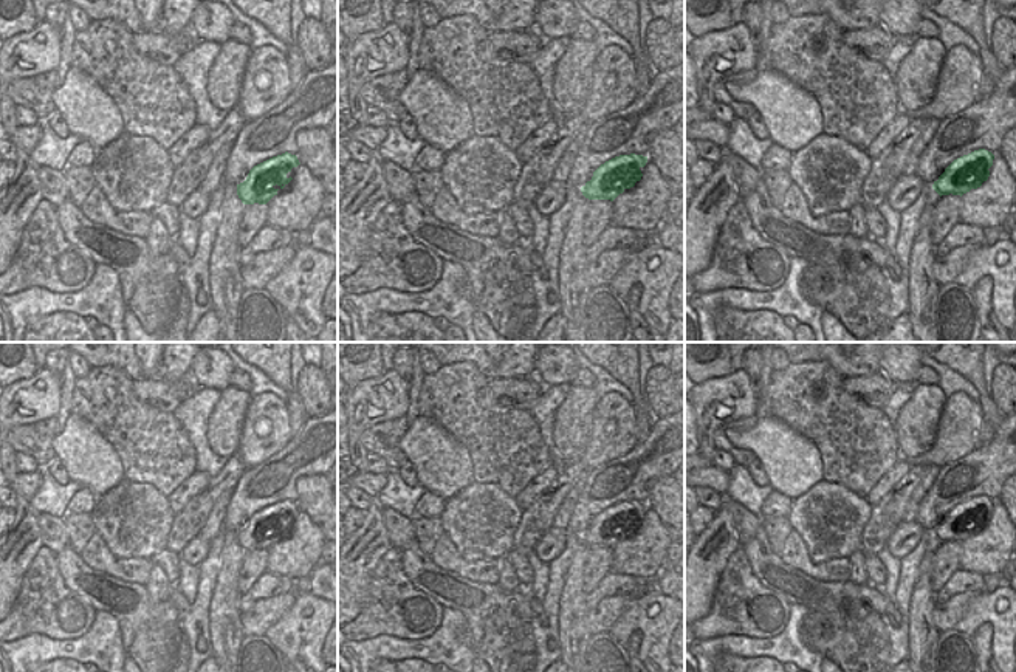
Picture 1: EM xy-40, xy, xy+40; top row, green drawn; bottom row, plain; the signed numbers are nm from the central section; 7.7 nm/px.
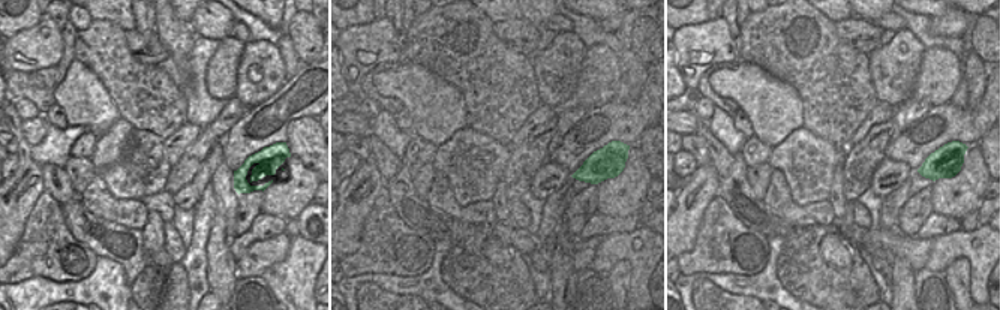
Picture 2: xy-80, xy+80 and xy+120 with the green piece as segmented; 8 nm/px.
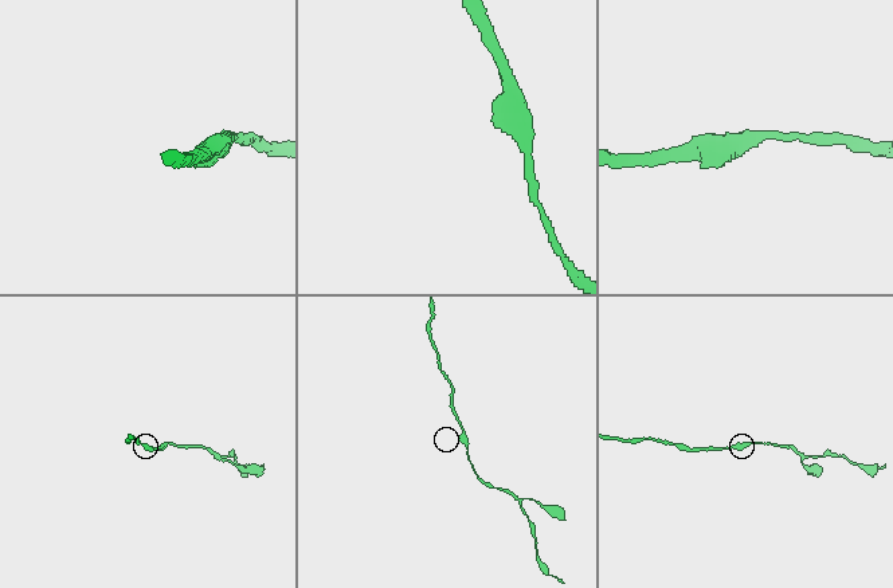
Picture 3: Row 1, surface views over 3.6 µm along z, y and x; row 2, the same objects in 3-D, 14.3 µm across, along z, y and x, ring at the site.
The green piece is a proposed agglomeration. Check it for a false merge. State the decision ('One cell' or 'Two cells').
One cell.

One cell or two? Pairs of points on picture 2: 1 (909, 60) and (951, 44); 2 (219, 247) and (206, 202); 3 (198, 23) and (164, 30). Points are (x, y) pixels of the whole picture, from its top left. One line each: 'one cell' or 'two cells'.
1: two cells
2: two cells
3: two cells

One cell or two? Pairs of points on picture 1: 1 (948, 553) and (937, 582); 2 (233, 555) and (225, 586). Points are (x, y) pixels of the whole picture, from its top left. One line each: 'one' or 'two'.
1: one
2: one

